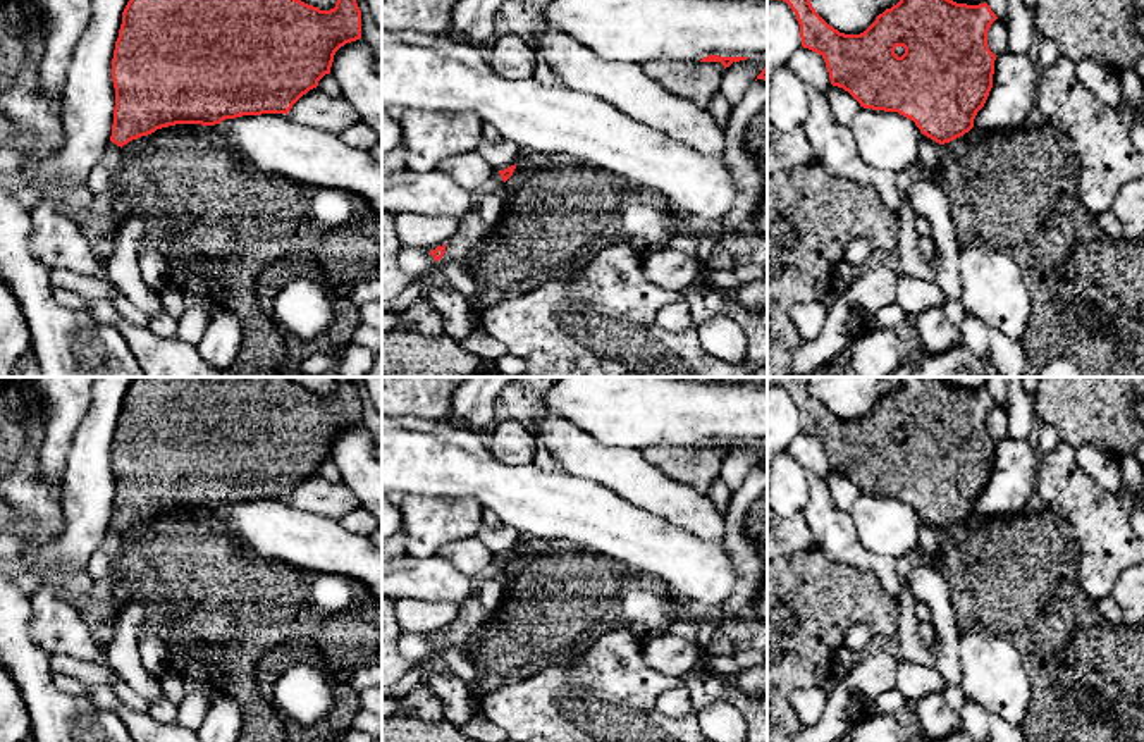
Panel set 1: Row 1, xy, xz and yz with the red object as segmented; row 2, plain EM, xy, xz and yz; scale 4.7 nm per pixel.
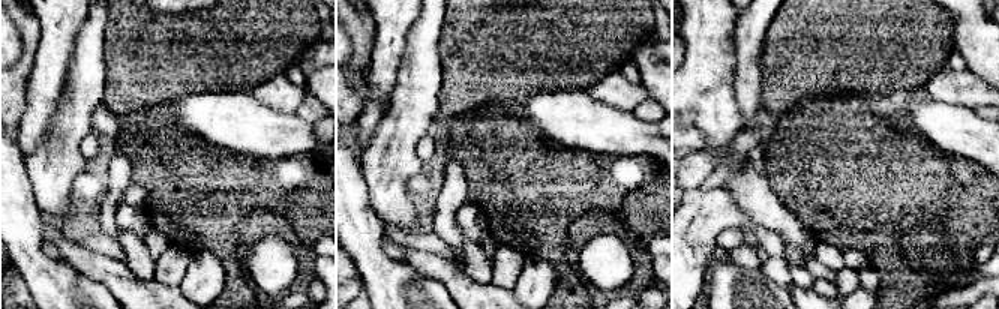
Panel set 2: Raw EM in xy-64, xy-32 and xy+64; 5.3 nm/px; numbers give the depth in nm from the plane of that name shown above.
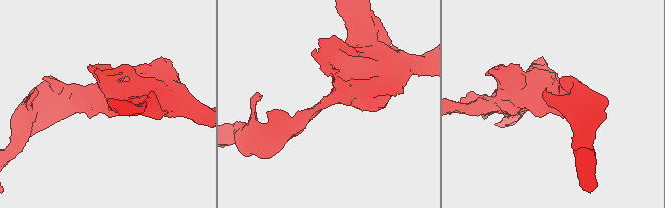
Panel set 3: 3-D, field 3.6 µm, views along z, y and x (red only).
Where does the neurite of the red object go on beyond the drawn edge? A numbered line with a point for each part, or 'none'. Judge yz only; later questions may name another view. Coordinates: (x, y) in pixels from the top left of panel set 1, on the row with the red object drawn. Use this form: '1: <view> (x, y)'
none

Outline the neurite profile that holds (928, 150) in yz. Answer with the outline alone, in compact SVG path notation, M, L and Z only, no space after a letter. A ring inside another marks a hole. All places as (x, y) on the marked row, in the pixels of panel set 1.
M922 134L917 162L926 169L938 169L938 158L939 158L939 143Z

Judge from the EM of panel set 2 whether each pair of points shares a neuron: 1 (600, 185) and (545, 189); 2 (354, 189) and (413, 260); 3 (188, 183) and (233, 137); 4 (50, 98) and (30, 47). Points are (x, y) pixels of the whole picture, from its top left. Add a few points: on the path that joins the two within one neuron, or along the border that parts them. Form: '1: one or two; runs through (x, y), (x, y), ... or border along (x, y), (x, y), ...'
1: one; runs through (587, 189), (558, 189)
2: two; border along (404, 261), (422, 275), (434, 279)
3: two; border along (189, 132), (213, 146), (254, 158)
4: two; border along (41, 23), (41, 38), (26, 92)

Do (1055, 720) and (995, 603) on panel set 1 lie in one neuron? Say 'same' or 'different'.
same

